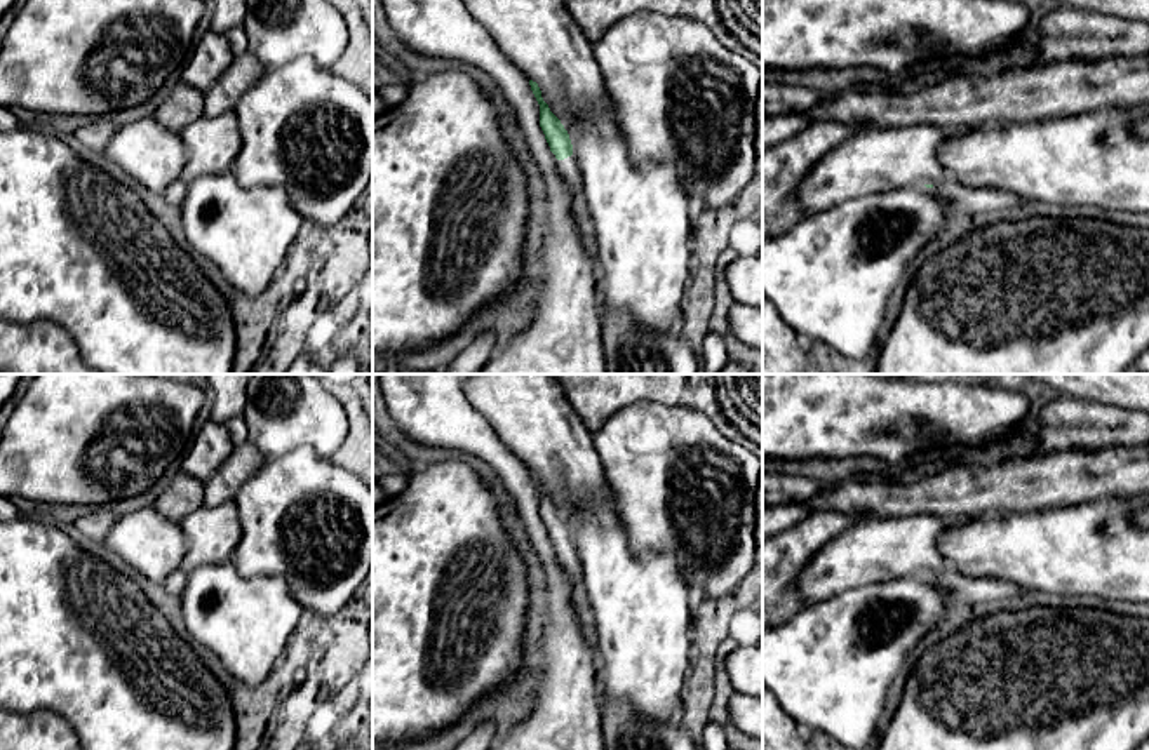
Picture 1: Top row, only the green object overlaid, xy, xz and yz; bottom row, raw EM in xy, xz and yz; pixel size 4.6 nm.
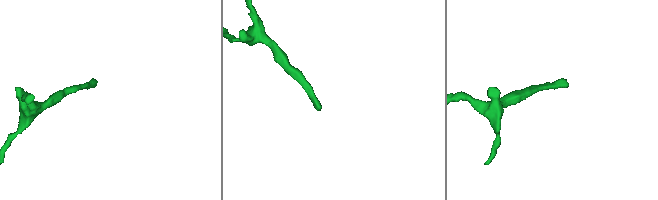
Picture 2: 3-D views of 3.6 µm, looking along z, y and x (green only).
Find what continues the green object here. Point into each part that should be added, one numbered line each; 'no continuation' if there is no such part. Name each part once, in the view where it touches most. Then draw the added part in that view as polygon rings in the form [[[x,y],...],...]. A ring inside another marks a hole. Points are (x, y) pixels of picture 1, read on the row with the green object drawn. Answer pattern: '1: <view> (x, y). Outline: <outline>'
1: xz (568, 169). Outline: [[[571,155],[564,160],[559,160],[557,162],[557,171],[559,171],[559,176],[564,183],[564,186],[571,193],[573,218],[574,218],[576,228],[580,231],[580,237],[581,237],[587,251],[592,254],[594,275],[599,280],[602,270],[597,263],[597,242],[595,242],[595,233],[594,233],[594,221],[592,221],[592,218],[587,211],[587,202],[585,202],[585,197],[583,197],[581,174],[580,174],[580,167],[576,164],[576,157]]]

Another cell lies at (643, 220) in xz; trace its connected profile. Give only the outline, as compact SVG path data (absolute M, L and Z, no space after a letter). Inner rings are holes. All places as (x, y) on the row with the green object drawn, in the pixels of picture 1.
M606 92L602 106L564 124L581 174L587 211L594 221L597 263L602 270L597 292L602 310L627 311L653 332L675 331L682 324L682 301L691 278L695 209L669 162L635 164Z

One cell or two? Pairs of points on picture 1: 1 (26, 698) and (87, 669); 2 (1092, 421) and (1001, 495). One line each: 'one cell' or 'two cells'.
1: one cell
2: two cells

